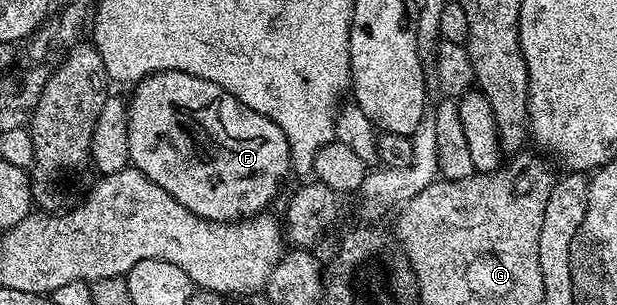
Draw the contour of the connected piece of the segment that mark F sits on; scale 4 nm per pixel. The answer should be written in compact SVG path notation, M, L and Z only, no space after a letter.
M157 72L146 80L137 81L128 97L129 105L129 159L132 167L140 170L155 186L163 186L175 202L199 218L214 222L240 222L264 213L277 196L281 179L290 175L289 143L263 114L243 106L227 90L195 78L195 74Z

